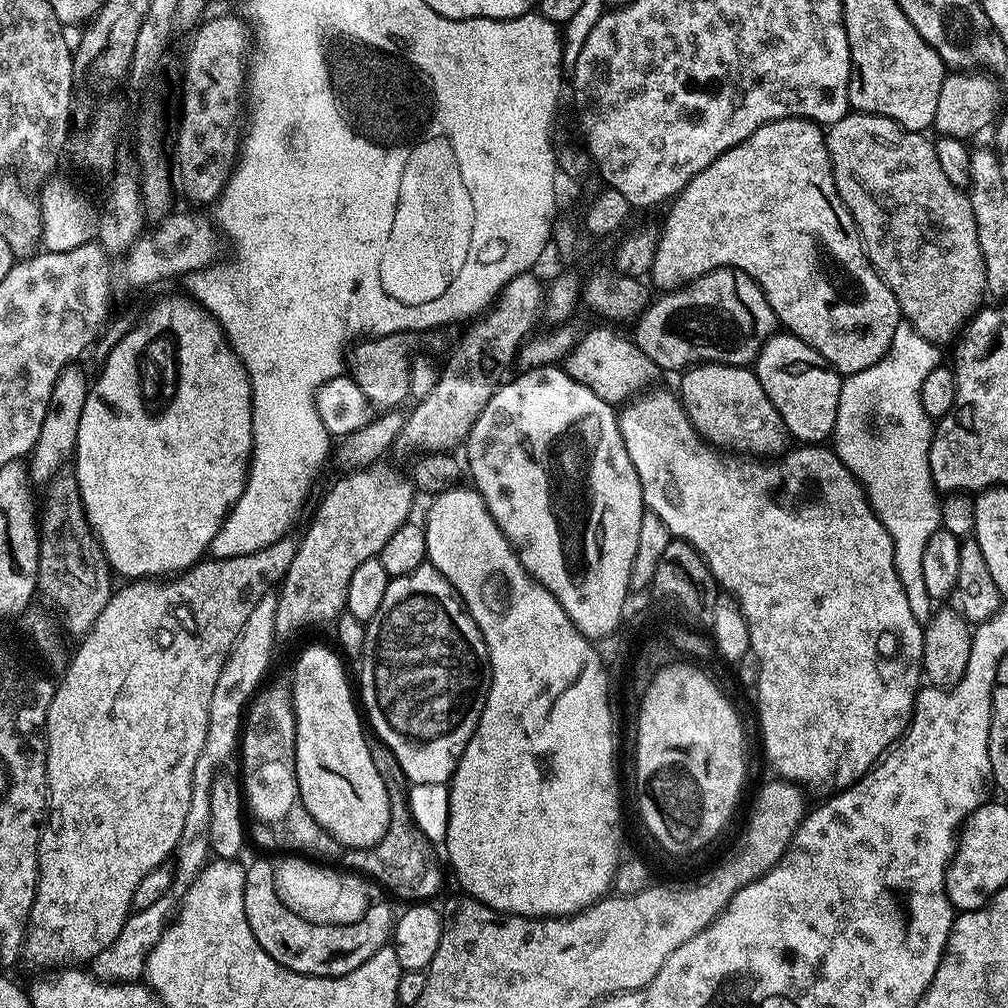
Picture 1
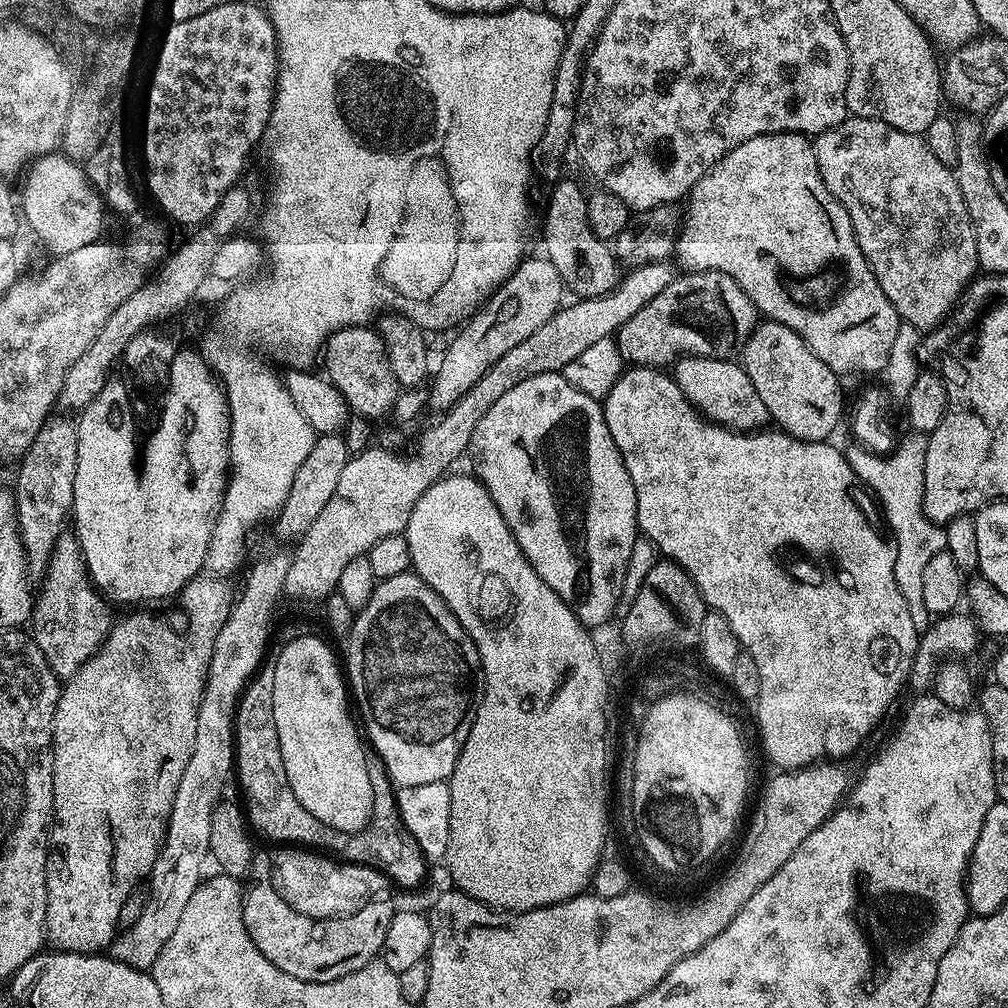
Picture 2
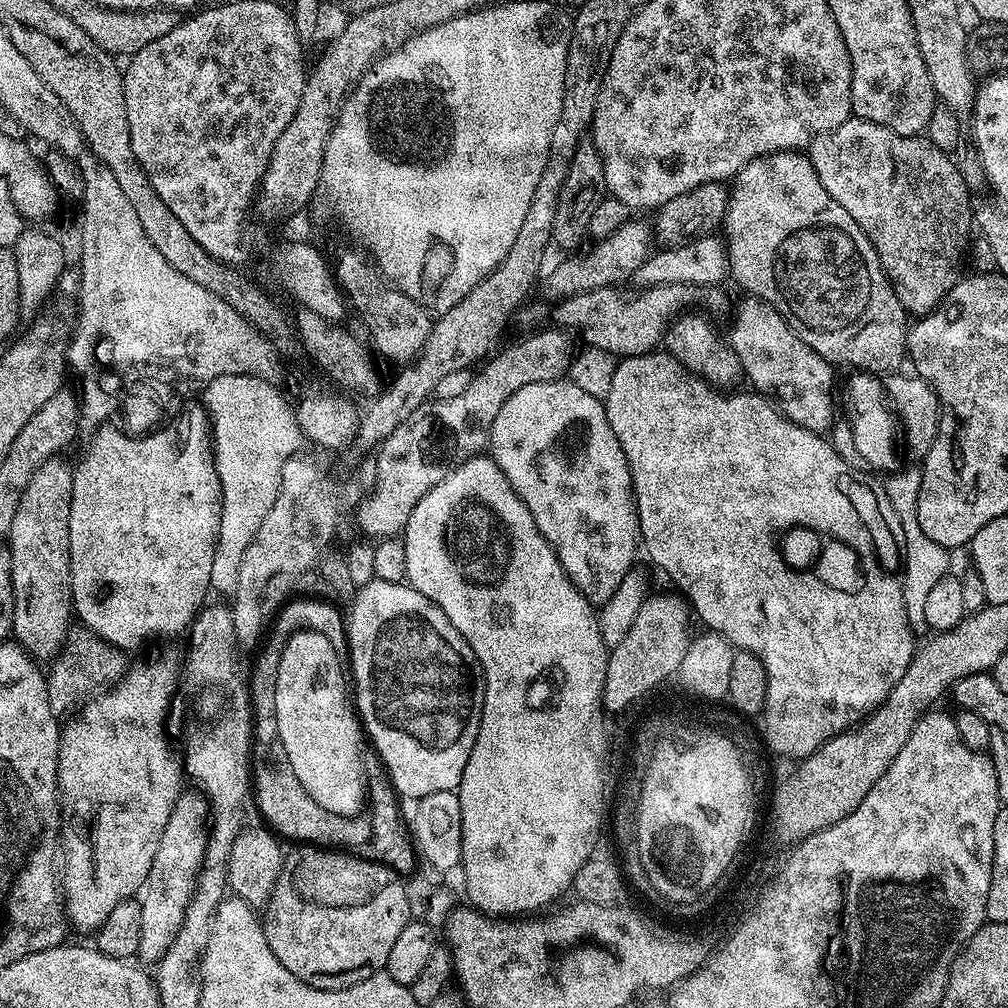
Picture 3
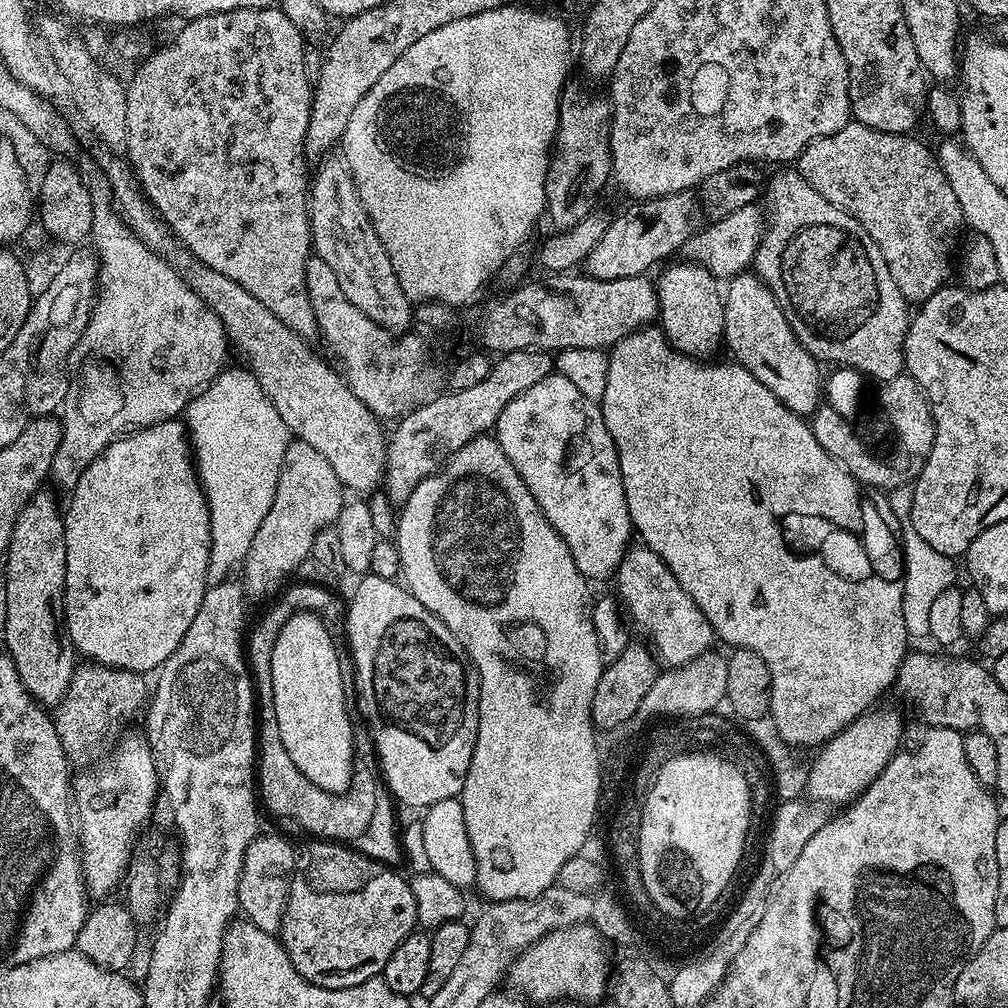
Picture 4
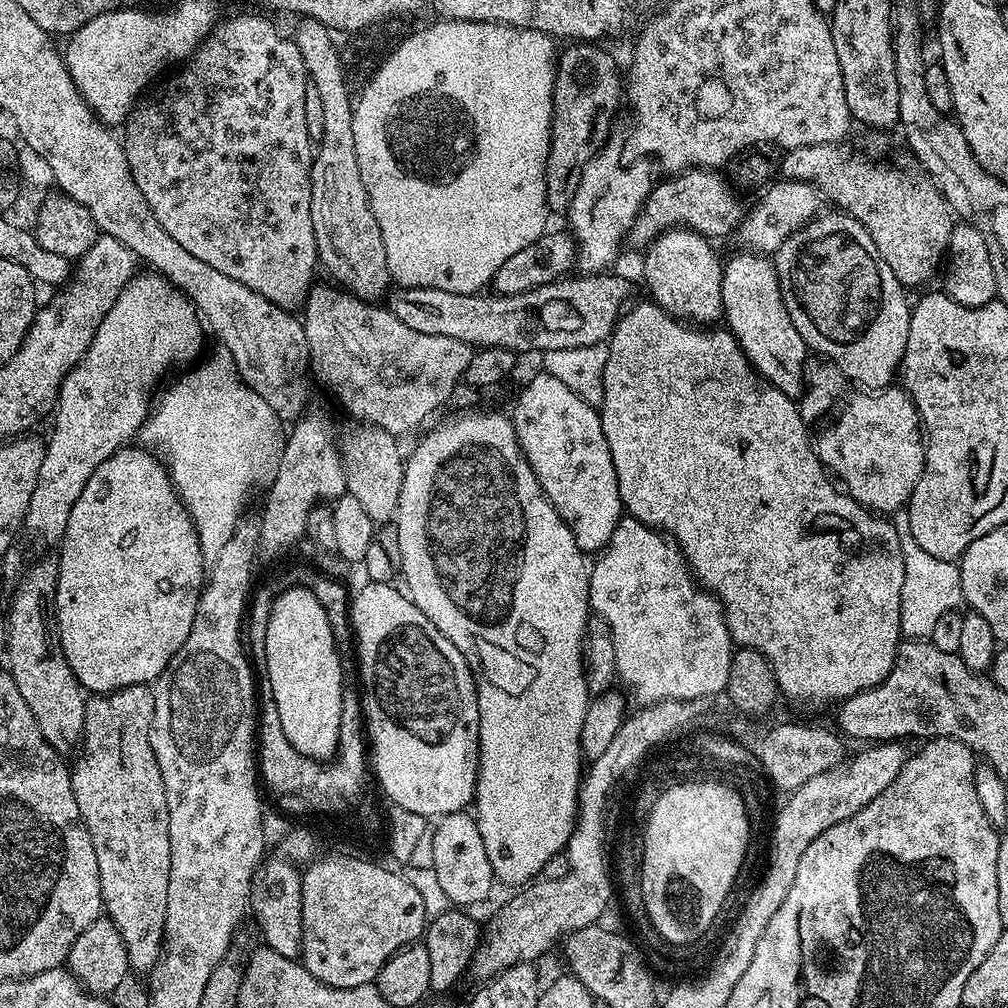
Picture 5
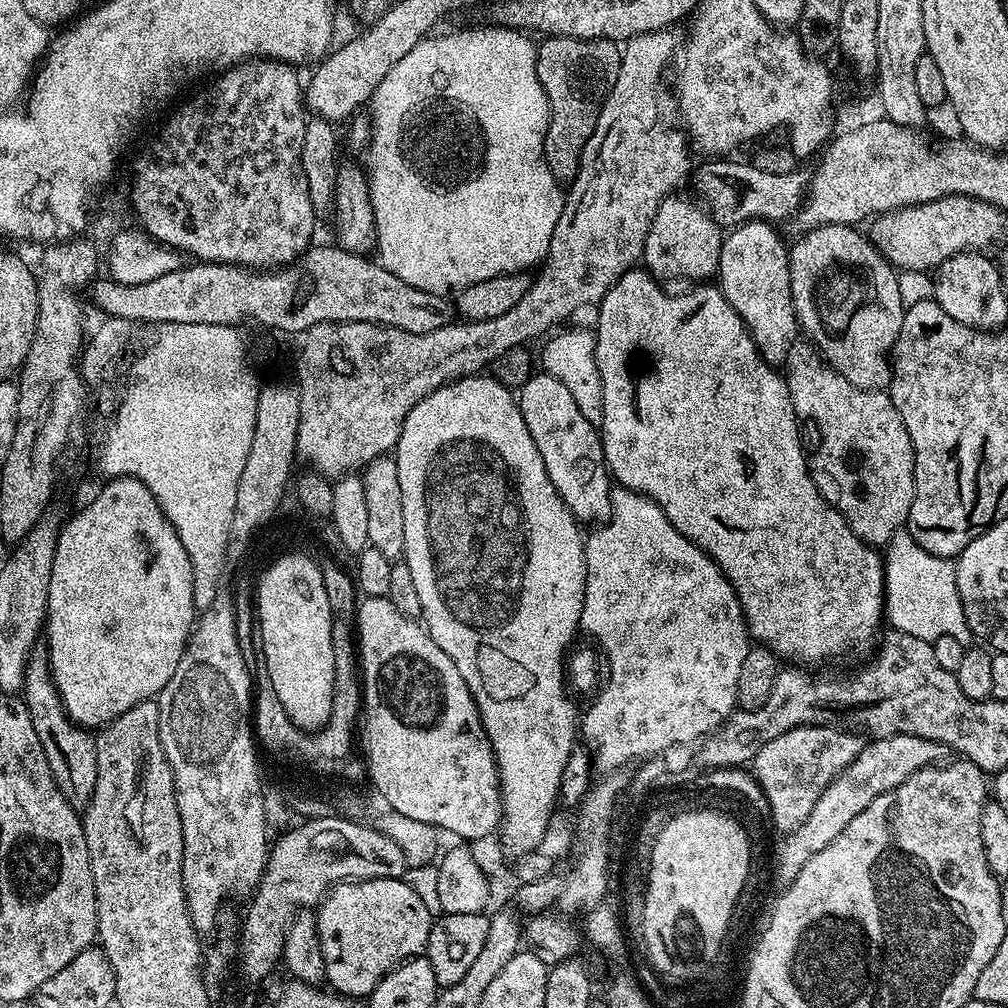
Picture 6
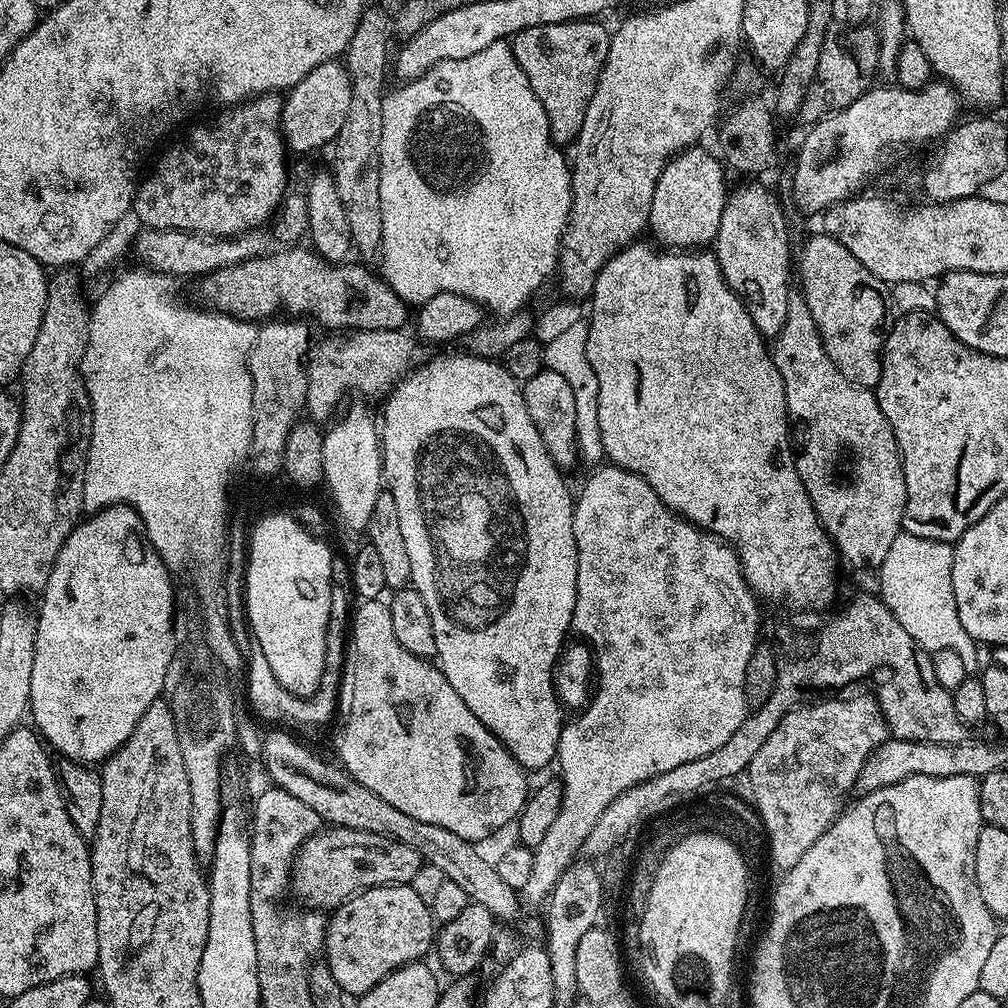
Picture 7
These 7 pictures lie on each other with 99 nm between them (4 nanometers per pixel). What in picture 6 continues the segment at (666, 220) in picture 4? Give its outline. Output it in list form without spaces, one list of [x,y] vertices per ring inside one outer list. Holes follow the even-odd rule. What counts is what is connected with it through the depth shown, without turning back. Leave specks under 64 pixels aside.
[[[708,158],[700,168],[700,192],[705,200],[703,203],[721,229],[731,230],[748,220],[777,222],[784,217],[787,219],[805,199],[810,184],[807,171],[770,174],[766,170],[758,170],[755,163],[739,164],[736,160],[728,159],[732,158]]]

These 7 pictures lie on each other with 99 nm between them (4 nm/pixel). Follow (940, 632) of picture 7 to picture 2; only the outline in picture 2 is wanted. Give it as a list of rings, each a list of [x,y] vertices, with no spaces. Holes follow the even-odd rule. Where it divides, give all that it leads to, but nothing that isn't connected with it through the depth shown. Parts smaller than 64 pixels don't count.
[[[908,434],[908,437],[904,441],[901,439],[887,455],[876,455],[863,446],[853,446],[854,448],[847,449],[846,452],[854,474],[878,501],[883,519],[892,537],[896,539],[898,558],[894,562],[894,578],[898,582],[898,590],[902,590],[902,598],[906,598],[906,606],[910,610],[910,618],[918,634],[924,633],[930,623],[926,602],[922,602],[922,574],[934,554],[946,549],[944,528],[933,524],[924,513],[927,445],[927,435]]]

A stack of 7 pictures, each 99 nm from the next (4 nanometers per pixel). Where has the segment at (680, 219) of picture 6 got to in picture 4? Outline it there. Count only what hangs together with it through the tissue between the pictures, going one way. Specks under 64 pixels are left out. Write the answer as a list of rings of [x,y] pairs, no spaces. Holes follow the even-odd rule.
[[[684,266],[688,268],[672,268],[660,277],[655,277],[656,301],[660,303],[658,313],[659,327],[663,328],[664,336],[682,354],[697,358],[712,358],[724,339],[724,296],[721,285],[715,276],[704,271],[699,266]]]

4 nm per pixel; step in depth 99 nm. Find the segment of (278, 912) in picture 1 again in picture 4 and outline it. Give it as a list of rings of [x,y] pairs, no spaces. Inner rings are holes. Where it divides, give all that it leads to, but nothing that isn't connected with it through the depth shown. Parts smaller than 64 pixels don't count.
[[[396,871],[393,876],[380,876],[380,880],[372,880],[372,884],[368,884],[368,888],[364,888],[364,892],[356,892],[356,896],[316,896],[316,893],[308,893],[307,888],[304,888],[302,884],[292,882],[288,891],[288,901],[284,907],[284,923],[280,925],[278,939],[284,945],[294,970],[298,970],[298,974],[302,974],[302,978],[306,978],[314,986],[322,986],[323,988],[349,988],[350,986],[358,986],[367,980],[377,979],[383,973],[386,962],[390,962],[390,954],[394,954],[394,950],[398,950],[400,943],[410,933],[417,931],[417,914],[418,906],[414,904],[412,885],[407,879],[403,880],[403,875],[399,871]]]

